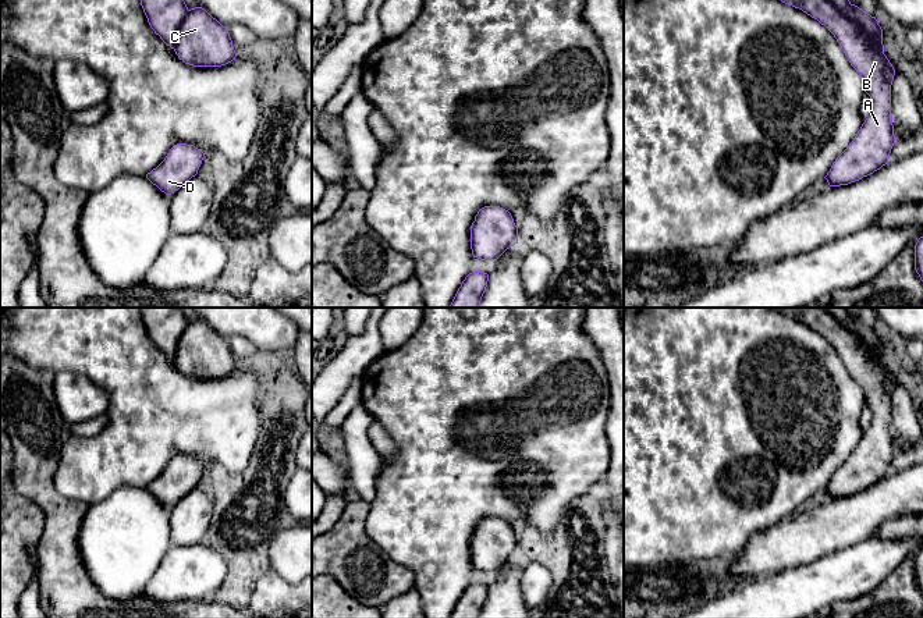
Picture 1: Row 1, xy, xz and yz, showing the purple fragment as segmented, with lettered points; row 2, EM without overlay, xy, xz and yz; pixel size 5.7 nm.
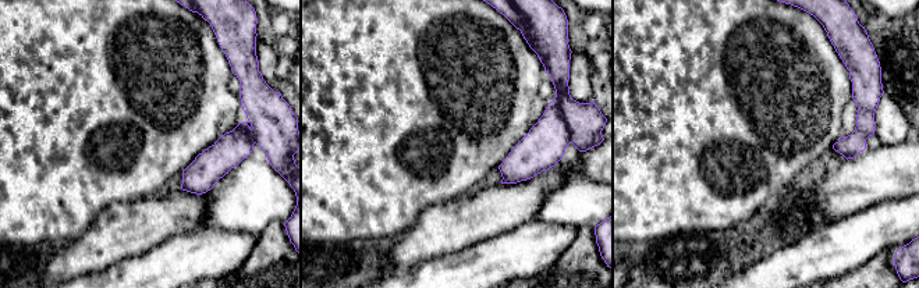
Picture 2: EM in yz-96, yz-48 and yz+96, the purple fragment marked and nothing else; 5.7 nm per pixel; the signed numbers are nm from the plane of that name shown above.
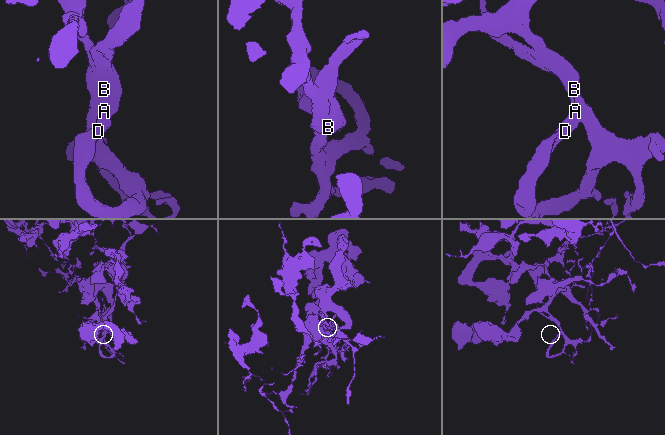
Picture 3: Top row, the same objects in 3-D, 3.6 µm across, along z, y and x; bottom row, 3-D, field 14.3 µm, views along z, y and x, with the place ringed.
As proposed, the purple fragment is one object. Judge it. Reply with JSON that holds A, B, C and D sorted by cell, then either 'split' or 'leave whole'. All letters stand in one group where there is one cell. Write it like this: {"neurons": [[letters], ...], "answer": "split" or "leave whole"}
{"neurons": [["A", "B", "C", "D"]], "answer": "leave whole"}

